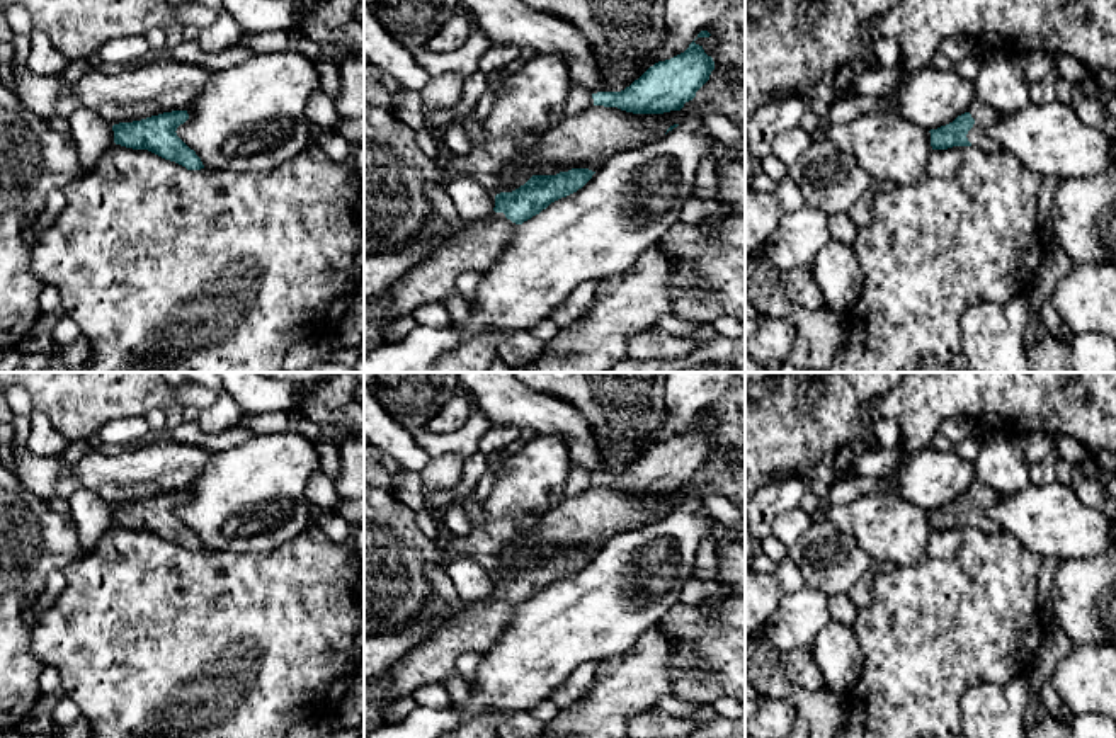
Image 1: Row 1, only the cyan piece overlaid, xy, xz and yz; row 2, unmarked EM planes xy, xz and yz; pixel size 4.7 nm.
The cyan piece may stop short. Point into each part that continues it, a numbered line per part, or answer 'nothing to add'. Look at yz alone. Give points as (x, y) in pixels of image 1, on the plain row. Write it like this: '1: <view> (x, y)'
1: yz (985, 497)

